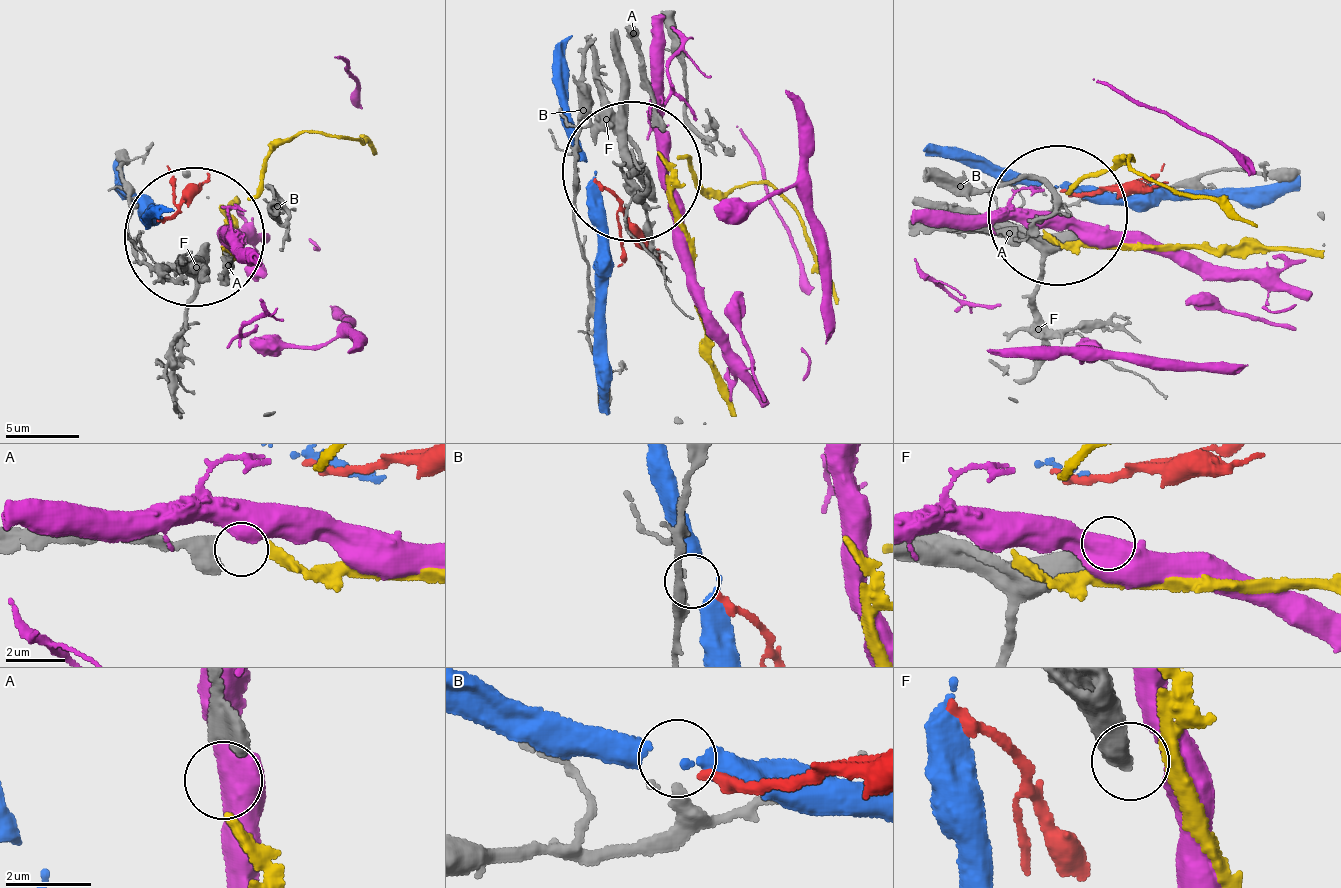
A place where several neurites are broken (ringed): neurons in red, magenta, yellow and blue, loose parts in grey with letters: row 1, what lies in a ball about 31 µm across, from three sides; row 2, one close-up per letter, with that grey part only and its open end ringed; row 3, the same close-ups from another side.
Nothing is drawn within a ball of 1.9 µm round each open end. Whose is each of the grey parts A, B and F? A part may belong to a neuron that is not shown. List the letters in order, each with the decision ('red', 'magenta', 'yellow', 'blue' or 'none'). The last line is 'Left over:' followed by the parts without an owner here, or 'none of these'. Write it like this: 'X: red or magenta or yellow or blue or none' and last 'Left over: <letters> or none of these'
A: yellow
B: red
F: none
Left over: F

